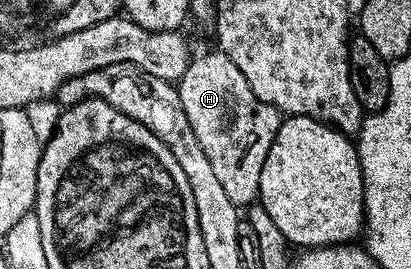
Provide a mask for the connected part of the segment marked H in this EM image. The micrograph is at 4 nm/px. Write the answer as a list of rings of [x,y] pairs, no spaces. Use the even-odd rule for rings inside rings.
[[[212,49],[208,55],[203,55],[200,59],[199,56],[192,58],[186,73],[177,81],[177,86],[179,89],[179,96],[181,97],[181,109],[185,109],[185,117],[193,129],[193,137],[197,137],[197,145],[201,145],[201,149],[205,149],[205,157],[209,157],[209,165],[213,169],[213,177],[217,177],[217,182],[225,188],[225,193],[229,197],[229,201],[233,201],[236,207],[246,209],[252,206],[259,198],[261,169],[265,169],[265,157],[269,157],[269,149],[277,137],[277,129],[281,122],[280,111],[273,105],[269,105],[265,101],[261,101],[257,98],[253,93],[253,89],[249,89],[249,81],[245,81],[245,73],[241,73],[241,69],[237,69],[237,65],[233,65],[233,61],[229,61],[229,57],[218,49]]]

